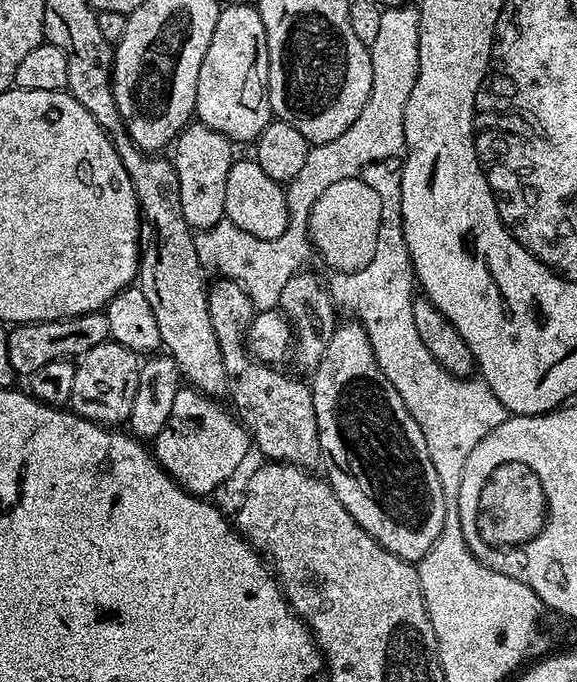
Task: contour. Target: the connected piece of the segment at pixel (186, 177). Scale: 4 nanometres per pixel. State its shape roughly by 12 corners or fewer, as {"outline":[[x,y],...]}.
{"outline":[[192,122],[170,159],[193,230],[225,219],[233,141]]}

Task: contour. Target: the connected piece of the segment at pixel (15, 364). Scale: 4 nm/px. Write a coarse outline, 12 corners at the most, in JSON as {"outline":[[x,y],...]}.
{"outline":[[103,311],[17,324],[13,373],[72,360],[109,339]]}

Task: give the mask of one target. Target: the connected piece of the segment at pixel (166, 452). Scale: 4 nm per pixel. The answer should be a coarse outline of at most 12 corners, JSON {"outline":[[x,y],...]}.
{"outline":[[191,386],[154,441],[166,475],[201,498],[253,447],[243,424]]}

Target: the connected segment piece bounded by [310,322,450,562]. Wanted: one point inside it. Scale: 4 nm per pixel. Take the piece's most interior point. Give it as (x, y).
(375, 454)

